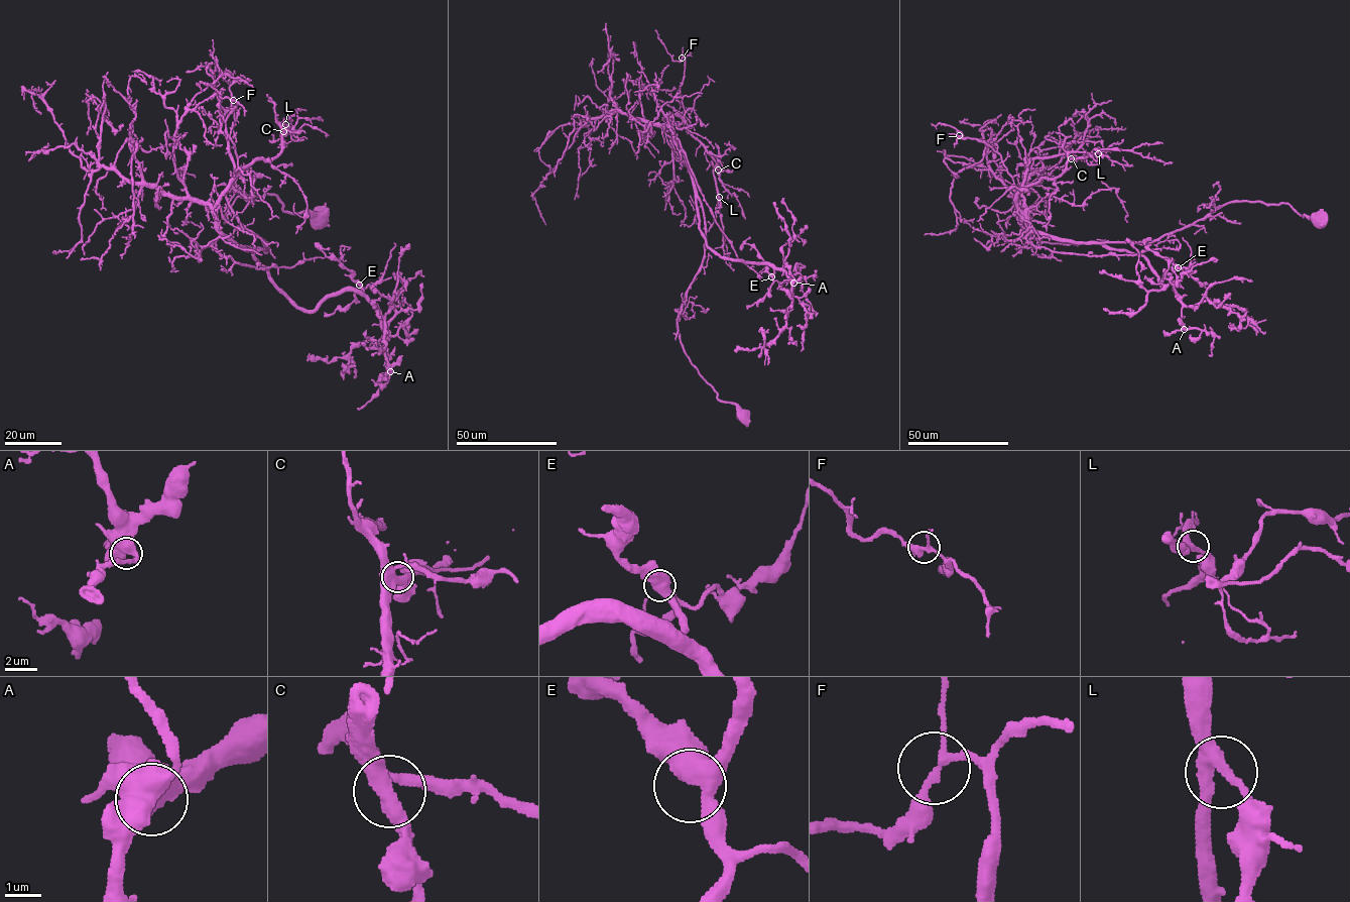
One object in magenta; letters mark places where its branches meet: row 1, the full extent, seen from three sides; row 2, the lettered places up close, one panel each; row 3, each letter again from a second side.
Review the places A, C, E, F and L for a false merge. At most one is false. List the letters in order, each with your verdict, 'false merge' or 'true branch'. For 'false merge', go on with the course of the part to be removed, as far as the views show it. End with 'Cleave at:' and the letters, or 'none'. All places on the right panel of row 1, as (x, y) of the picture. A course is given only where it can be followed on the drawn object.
A: true branch
C: true branch
E: true branch
F: true branch
L: true branch
Cleave at: none

